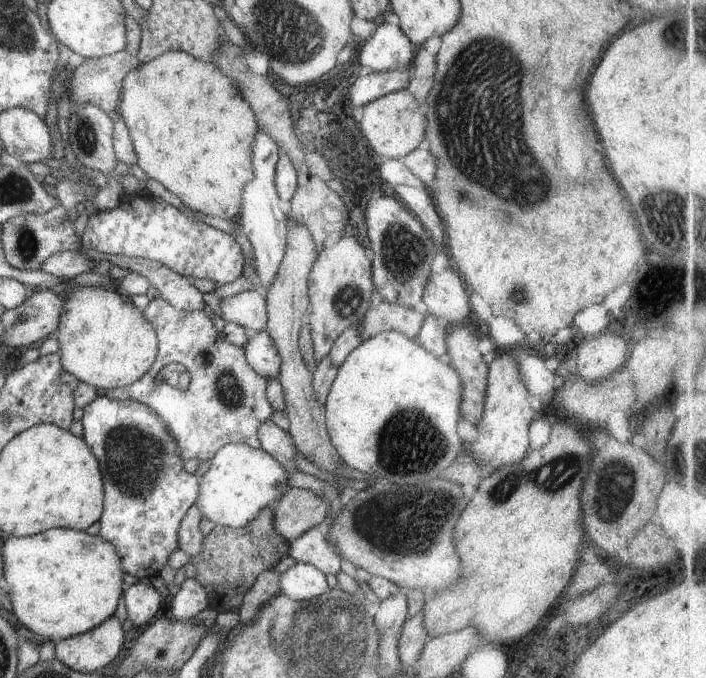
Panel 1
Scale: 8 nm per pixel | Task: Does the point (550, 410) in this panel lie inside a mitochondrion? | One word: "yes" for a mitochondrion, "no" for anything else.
no

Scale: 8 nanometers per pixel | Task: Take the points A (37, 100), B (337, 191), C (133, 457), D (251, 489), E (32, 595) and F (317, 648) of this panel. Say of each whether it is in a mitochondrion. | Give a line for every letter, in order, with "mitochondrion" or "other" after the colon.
A: other
B: other
C: mitochondrion
D: other
E: other
F: mitochondrion

